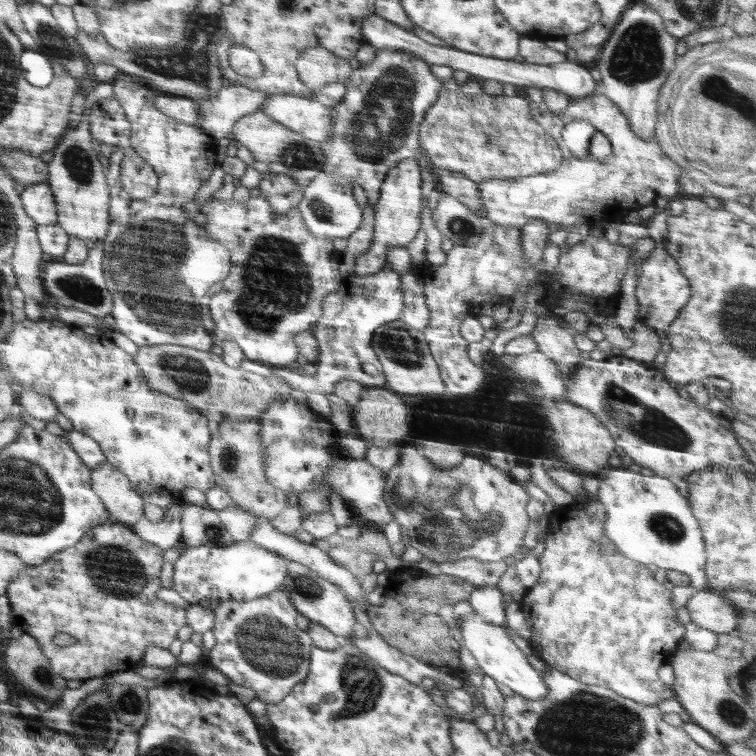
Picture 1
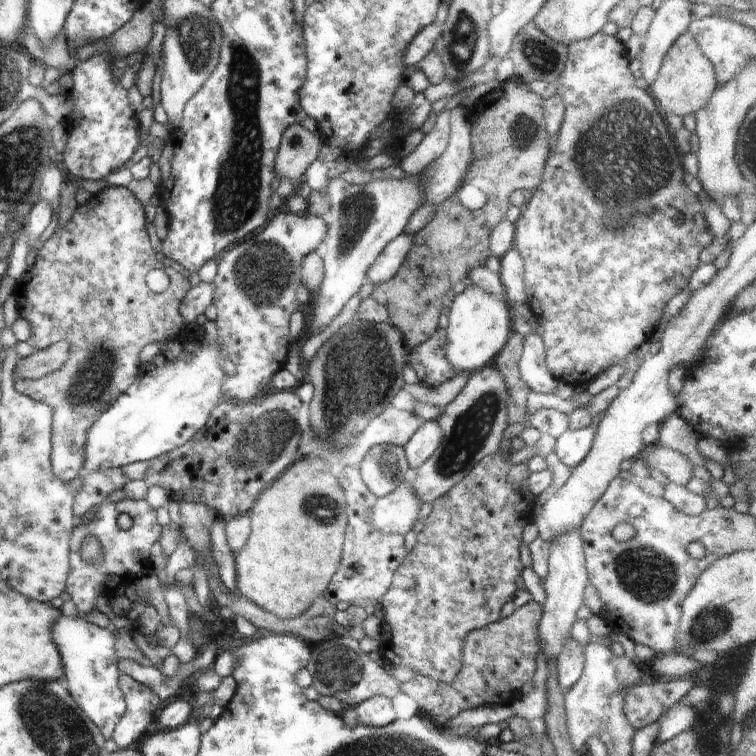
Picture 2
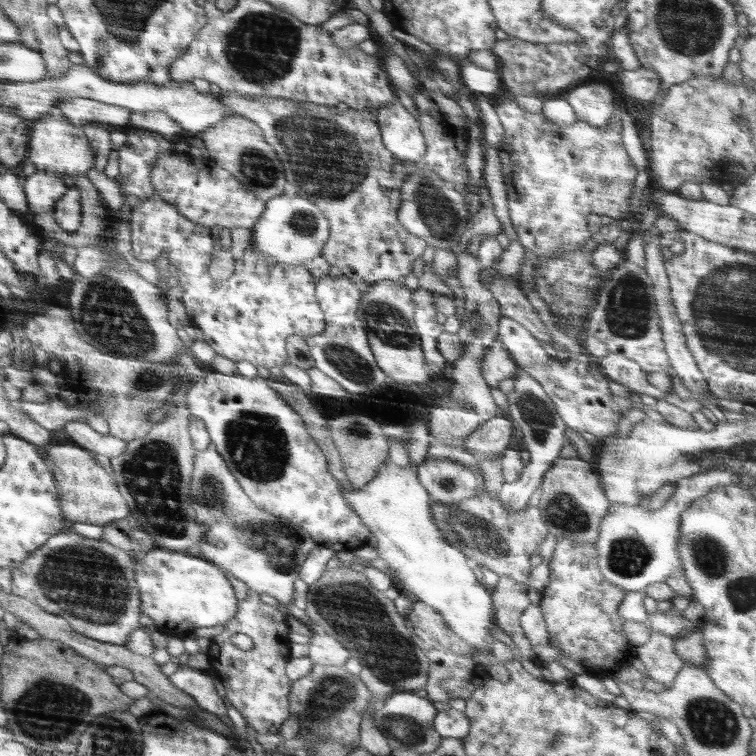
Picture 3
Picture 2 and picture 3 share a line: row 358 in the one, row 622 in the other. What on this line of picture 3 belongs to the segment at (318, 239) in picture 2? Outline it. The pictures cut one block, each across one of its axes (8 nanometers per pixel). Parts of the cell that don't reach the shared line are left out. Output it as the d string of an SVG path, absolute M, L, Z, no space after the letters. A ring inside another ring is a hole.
M256 594L248 595L244 602L238 603L238 612L224 625L222 633L211 640L210 651L208 651L209 666L217 672L217 676L224 685L226 696L232 706L242 714L247 722L250 731L276 734L280 730L282 723L289 718L288 693L290 692L291 680L287 677L286 666L290 658L291 641L289 638L289 628L282 610L266 603L260 602ZM234 634L245 634L250 636L254 642L254 648L250 652L238 650L232 646L232 636Z

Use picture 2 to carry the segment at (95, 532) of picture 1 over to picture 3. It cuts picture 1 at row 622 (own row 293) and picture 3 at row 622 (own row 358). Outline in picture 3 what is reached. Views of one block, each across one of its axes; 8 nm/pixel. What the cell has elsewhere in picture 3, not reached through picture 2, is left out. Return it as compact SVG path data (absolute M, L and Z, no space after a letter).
M64 530L54 534L40 549L29 555L20 568L12 570L10 593L35 602L46 612L61 616L80 634L109 644L125 645L128 635L140 627L141 593L138 594L132 566L136 558L107 541L86 538Z

